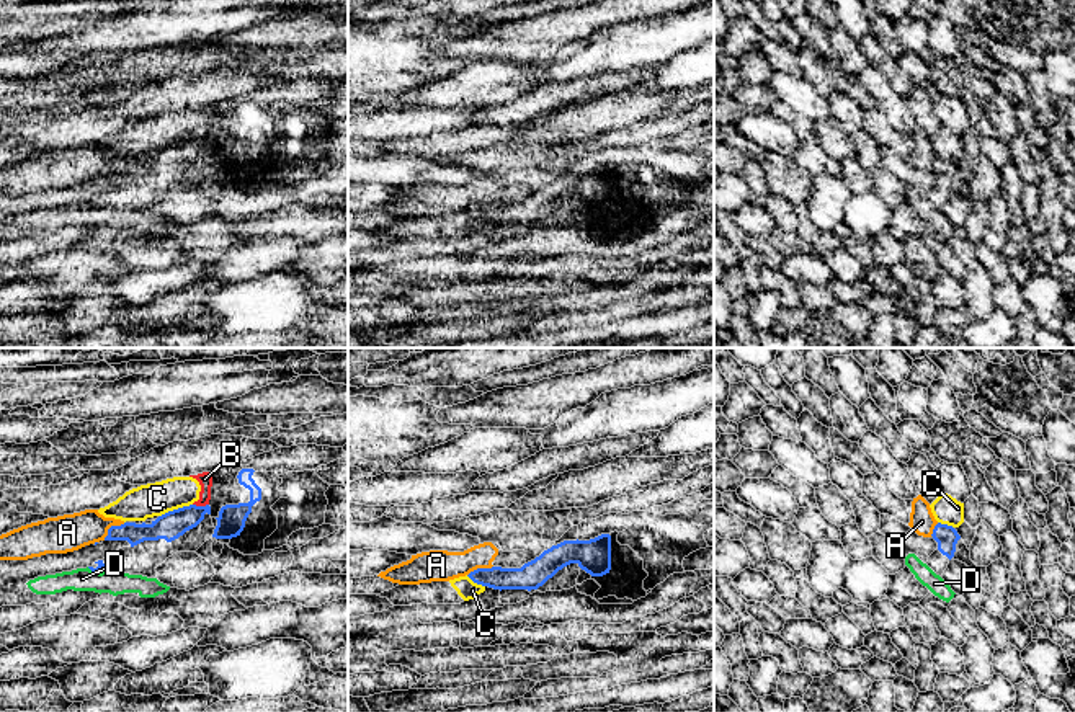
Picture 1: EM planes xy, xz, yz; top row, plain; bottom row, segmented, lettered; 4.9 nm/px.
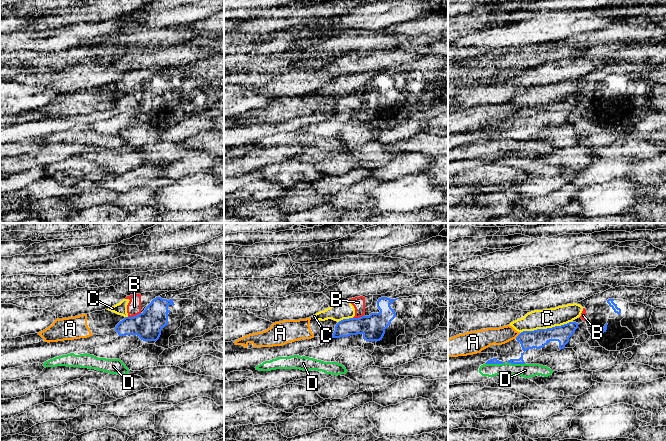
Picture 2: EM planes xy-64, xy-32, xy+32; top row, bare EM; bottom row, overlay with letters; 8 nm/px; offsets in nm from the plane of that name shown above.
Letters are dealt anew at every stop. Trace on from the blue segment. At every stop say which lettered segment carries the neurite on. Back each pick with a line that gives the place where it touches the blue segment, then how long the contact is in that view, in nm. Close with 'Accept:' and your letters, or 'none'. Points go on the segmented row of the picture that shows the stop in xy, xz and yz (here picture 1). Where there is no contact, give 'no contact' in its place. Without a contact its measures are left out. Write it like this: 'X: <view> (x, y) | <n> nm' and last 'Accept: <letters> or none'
Accept: none

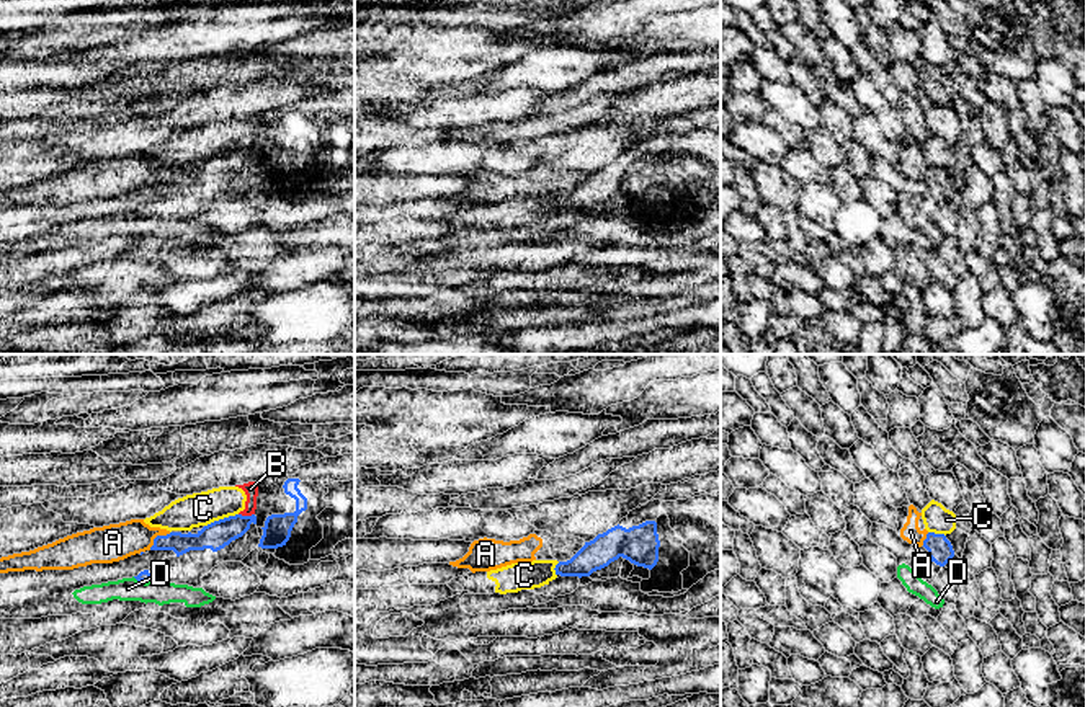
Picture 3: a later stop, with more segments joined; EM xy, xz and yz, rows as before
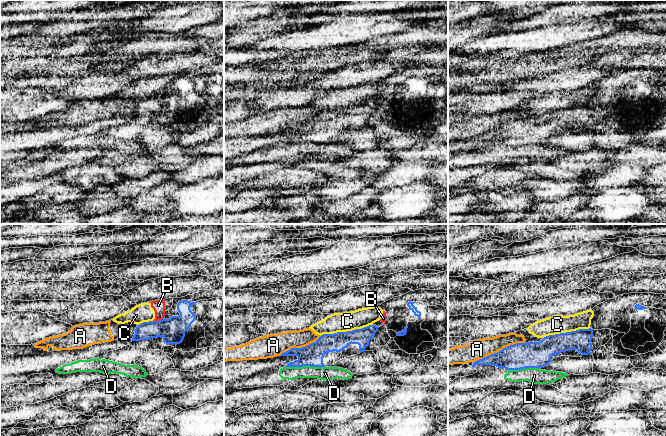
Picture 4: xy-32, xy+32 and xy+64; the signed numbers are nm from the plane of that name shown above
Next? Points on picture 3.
Accept: none

